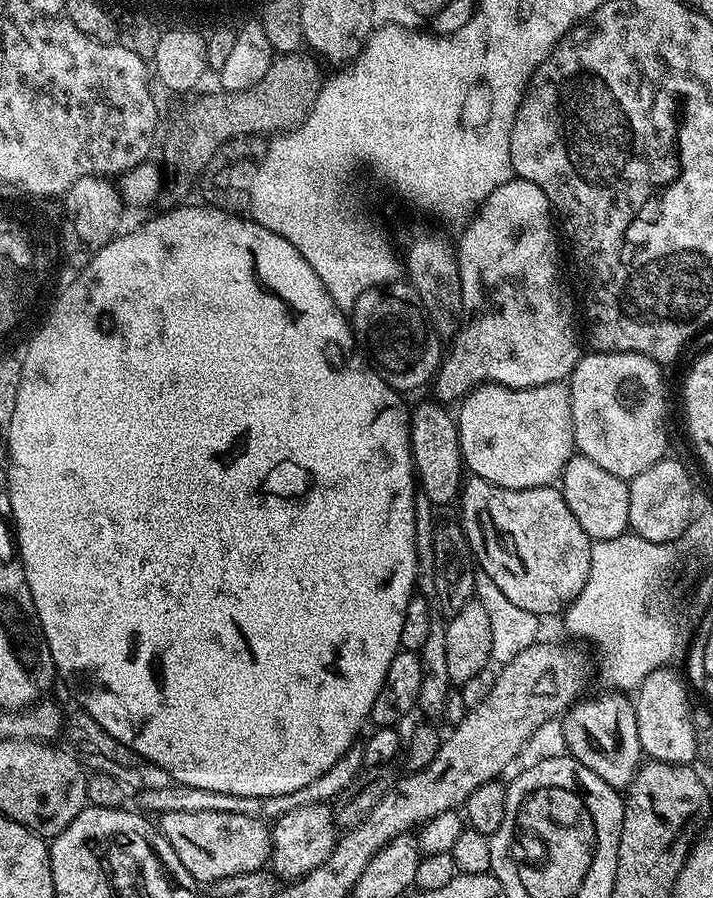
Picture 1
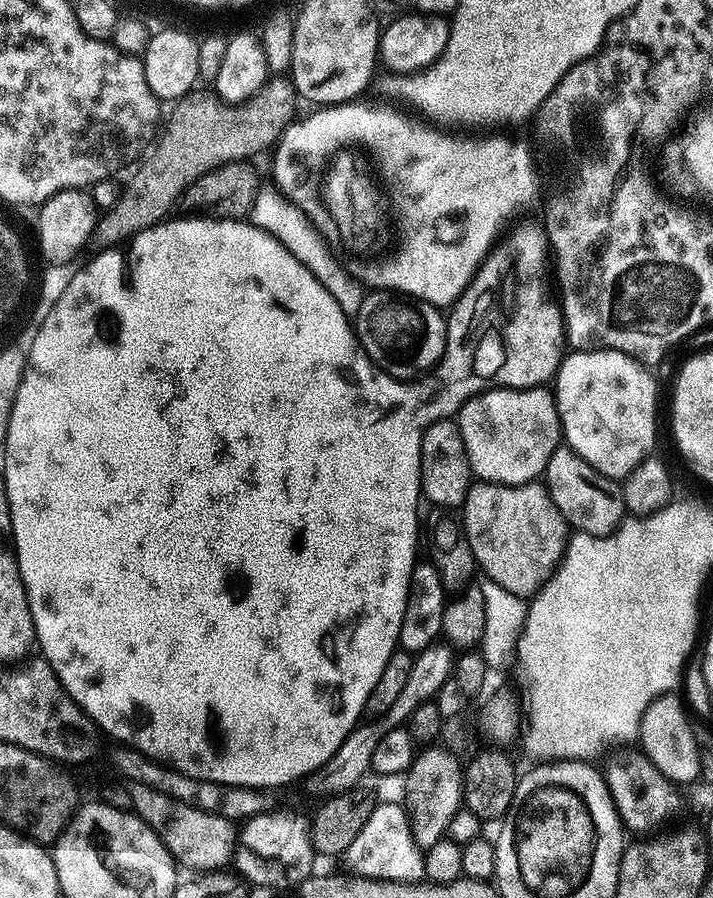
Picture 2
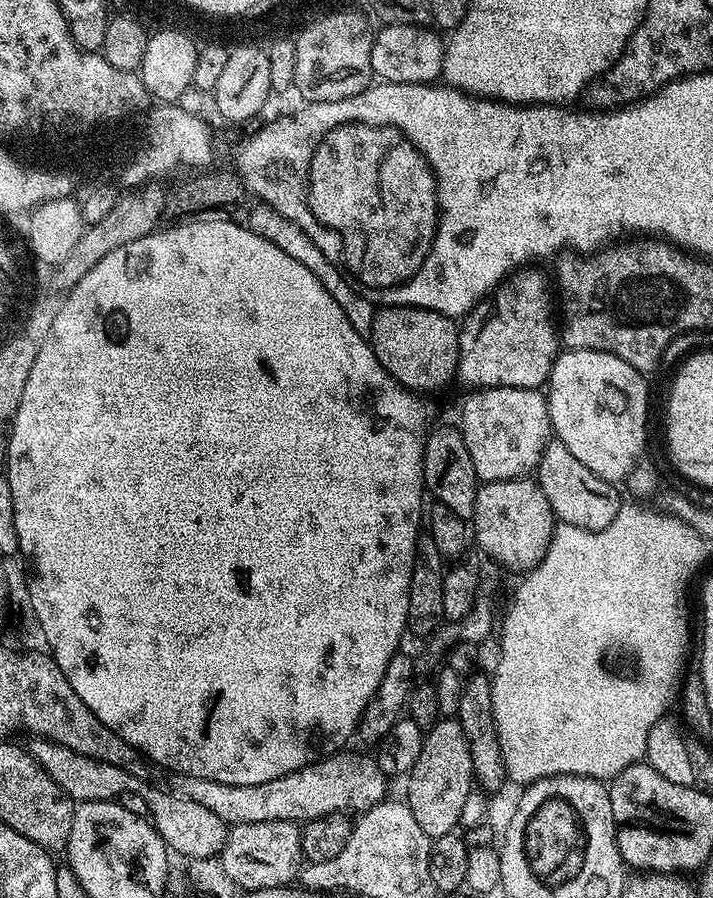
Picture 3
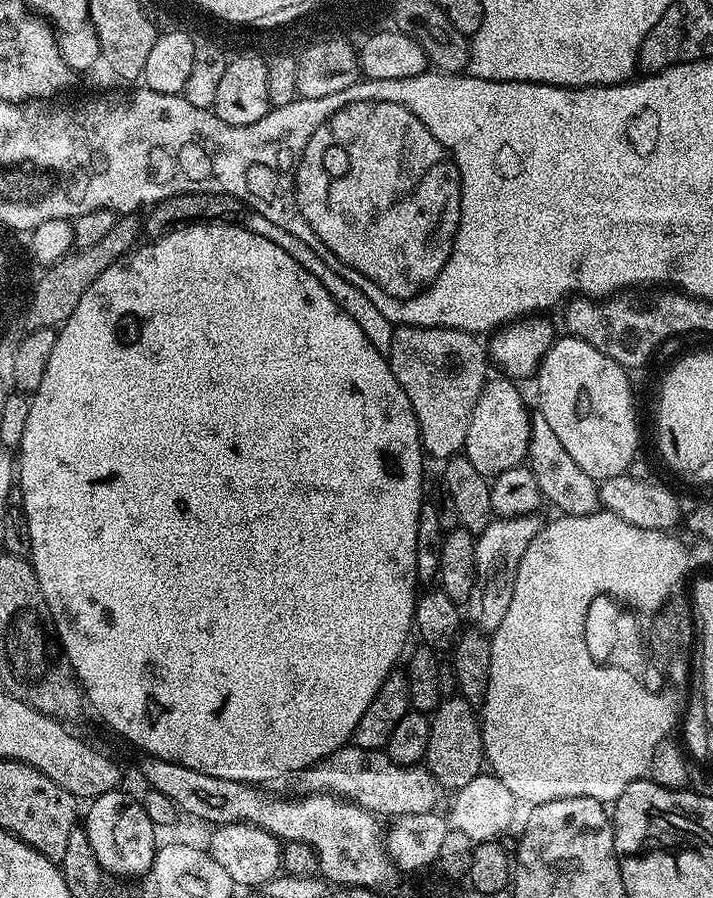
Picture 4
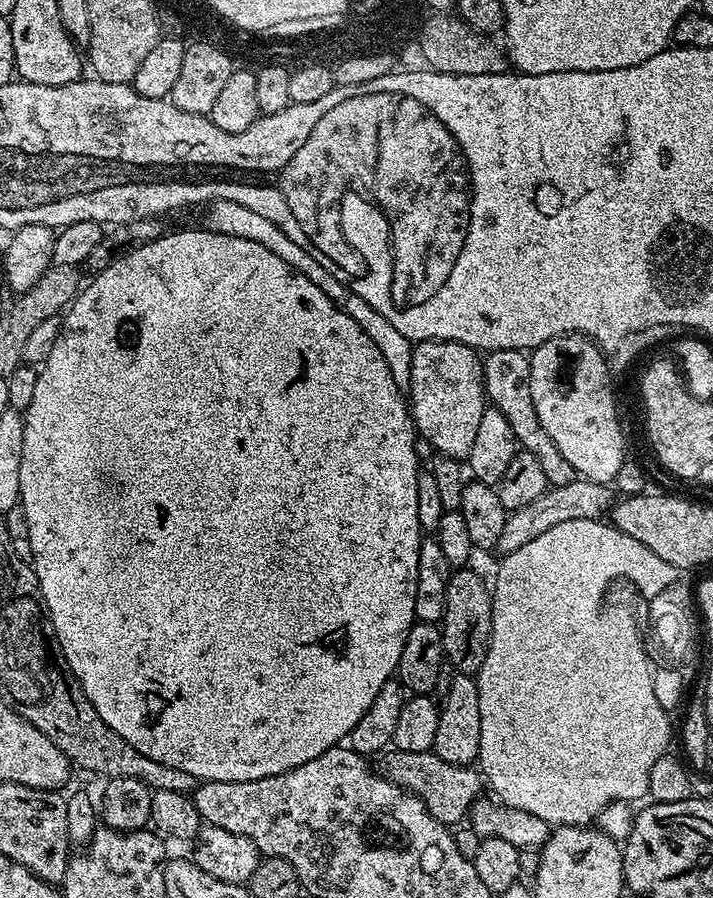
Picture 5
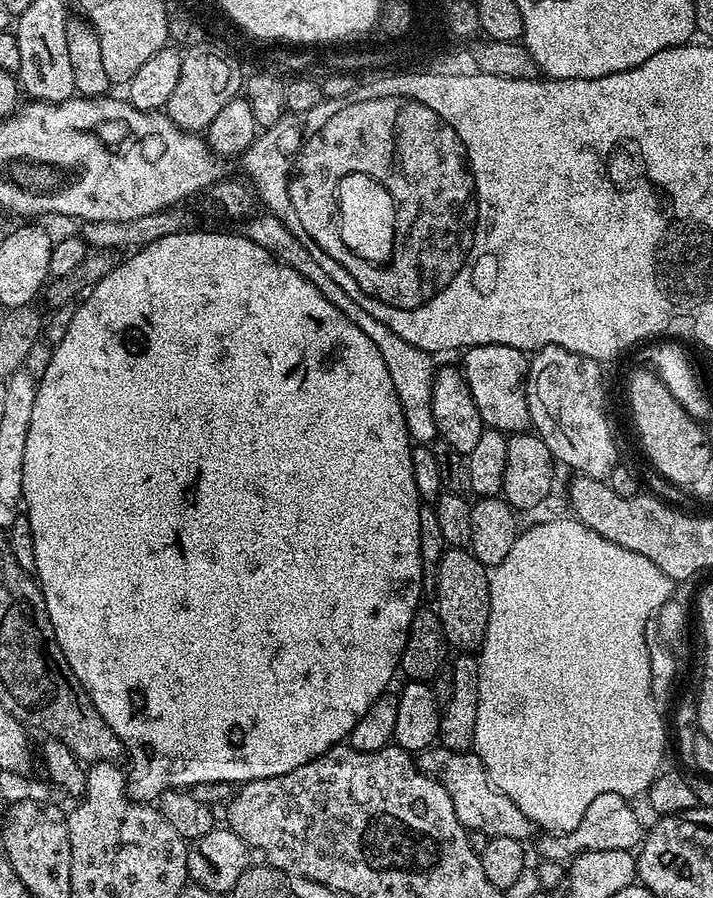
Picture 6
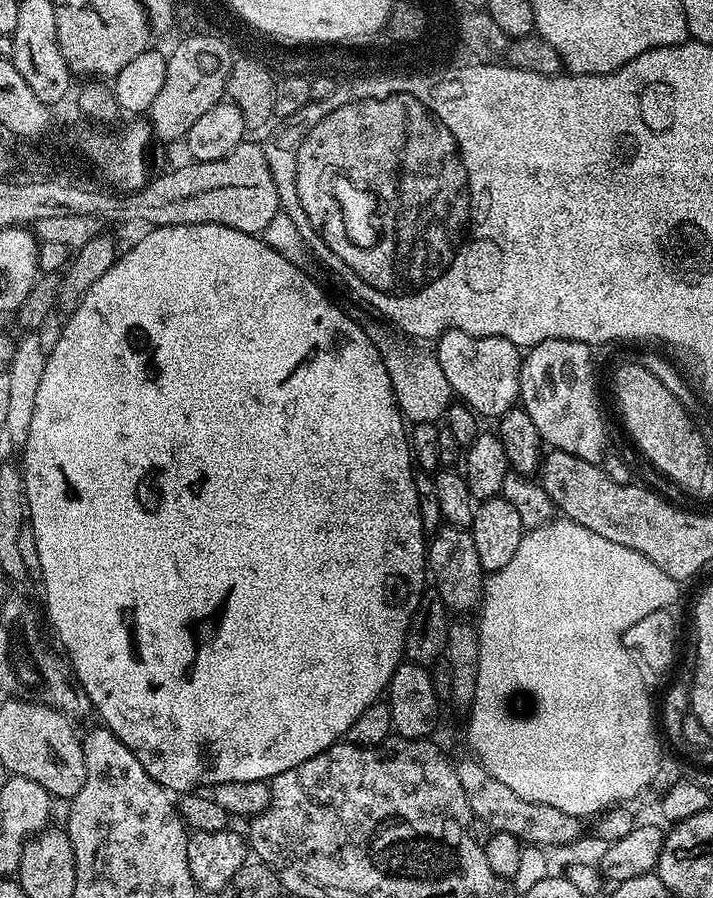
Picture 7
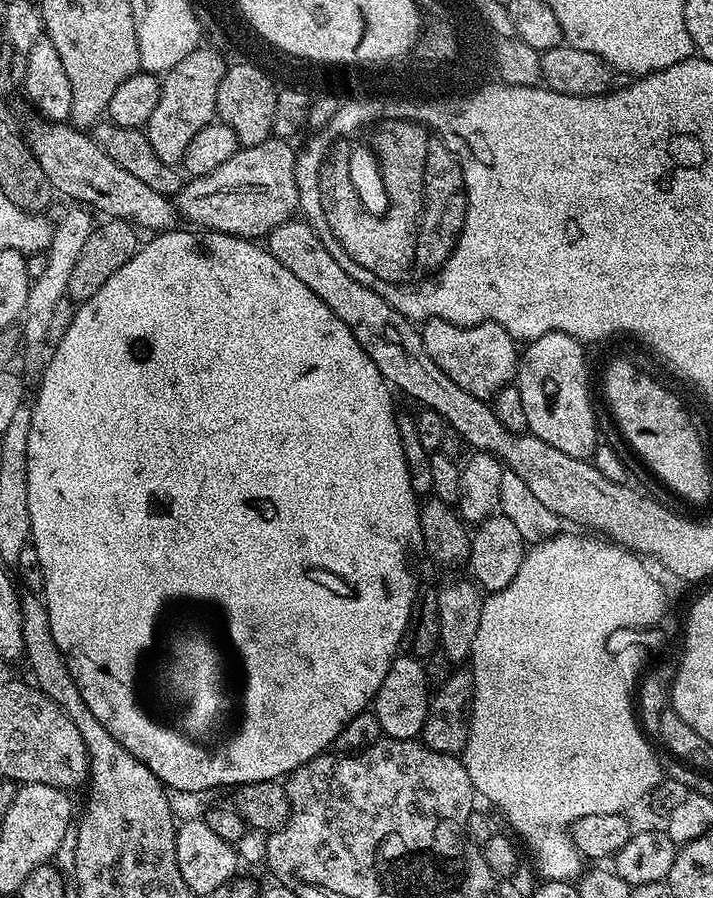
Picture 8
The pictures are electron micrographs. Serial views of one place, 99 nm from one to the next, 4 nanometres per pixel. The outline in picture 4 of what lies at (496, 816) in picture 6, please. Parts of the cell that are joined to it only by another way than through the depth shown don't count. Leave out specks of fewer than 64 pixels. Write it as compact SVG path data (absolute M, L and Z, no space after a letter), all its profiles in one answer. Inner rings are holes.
M355 746L339 748L325 760L317 760L315 764L299 773L298 780L305 793L326 792L329 796L339 796L351 800L380 818L417 816L423 812L431 812L437 807L436 799L442 795L440 785L428 773L427 767L407 768L394 763L387 751L371 752Z

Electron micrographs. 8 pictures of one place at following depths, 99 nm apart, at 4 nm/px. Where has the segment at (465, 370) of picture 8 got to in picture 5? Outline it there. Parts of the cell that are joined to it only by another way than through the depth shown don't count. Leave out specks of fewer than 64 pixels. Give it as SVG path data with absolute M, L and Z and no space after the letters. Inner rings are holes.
M521 349L494 350L487 353L482 360L484 366L484 394L487 403L497 408L502 414L506 414L506 422L510 422L510 430L514 430L514 438L517 445L523 451L534 454L538 462L542 462L542 474L546 474L549 485L565 484L577 479L576 472L562 458L558 446L550 442L550 434L542 430L542 422L538 418L538 410L534 410L534 398L530 394L530 366L531 359Z

